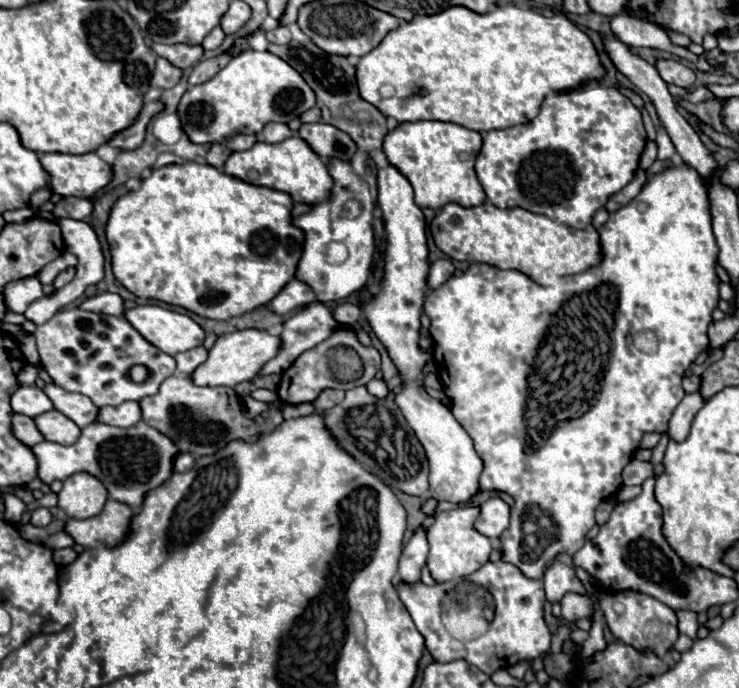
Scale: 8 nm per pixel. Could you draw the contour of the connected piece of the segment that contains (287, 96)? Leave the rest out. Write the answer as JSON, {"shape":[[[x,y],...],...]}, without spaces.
{"shape":[[[244,50],[224,66],[214,78],[200,86],[190,86],[180,104],[178,118],[182,130],[194,144],[228,142],[234,134],[258,134],[268,122],[290,122],[316,102],[312,88],[282,58],[270,52]]]}

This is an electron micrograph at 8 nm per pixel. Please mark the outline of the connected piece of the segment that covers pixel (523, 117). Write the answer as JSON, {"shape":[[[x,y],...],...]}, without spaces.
{"shape":[[[514,4],[500,6],[488,14],[452,6],[432,16],[416,16],[410,22],[400,20],[400,26],[388,32],[384,40],[356,64],[360,98],[376,106],[384,116],[398,122],[442,120],[476,132],[524,124],[540,112],[546,92],[566,92],[584,80],[600,80],[602,76],[604,68],[592,40],[564,14],[548,18]]]}

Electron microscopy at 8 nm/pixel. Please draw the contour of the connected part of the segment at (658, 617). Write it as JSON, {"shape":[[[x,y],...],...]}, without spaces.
{"shape":[[[632,590],[610,592],[600,600],[600,608],[604,610],[608,628],[614,634],[614,638],[628,646],[634,646],[638,650],[652,650],[654,654],[658,654],[662,658],[668,654],[668,650],[672,648],[672,644],[678,638],[674,610],[652,596],[632,592]]]}

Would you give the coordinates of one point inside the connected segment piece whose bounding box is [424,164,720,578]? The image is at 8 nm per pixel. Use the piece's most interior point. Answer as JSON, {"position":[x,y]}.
{"position":[657,280]}

